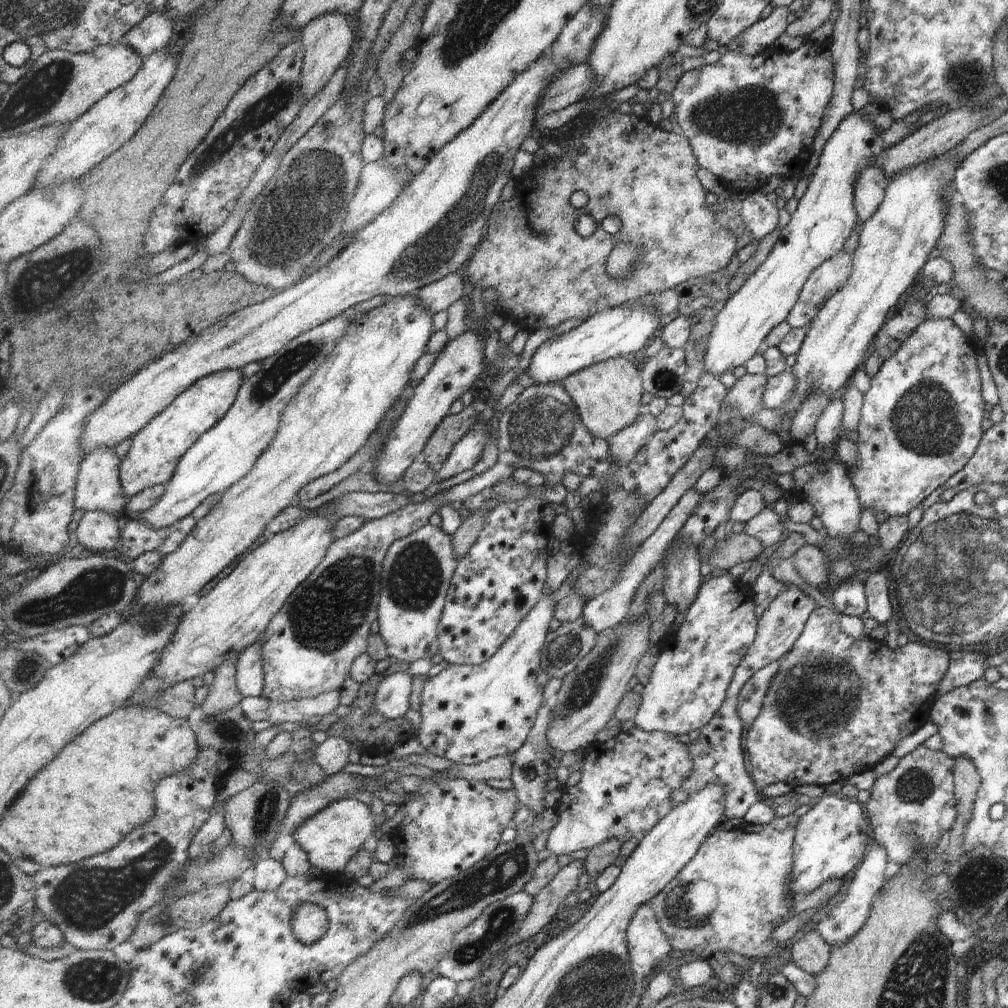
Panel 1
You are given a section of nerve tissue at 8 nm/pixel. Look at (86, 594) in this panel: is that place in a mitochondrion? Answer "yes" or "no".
yes

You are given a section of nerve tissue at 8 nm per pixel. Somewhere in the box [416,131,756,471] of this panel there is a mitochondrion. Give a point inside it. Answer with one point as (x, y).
(539, 427)

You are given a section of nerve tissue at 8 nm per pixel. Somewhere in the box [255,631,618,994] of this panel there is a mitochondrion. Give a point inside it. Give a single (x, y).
(506, 868)

